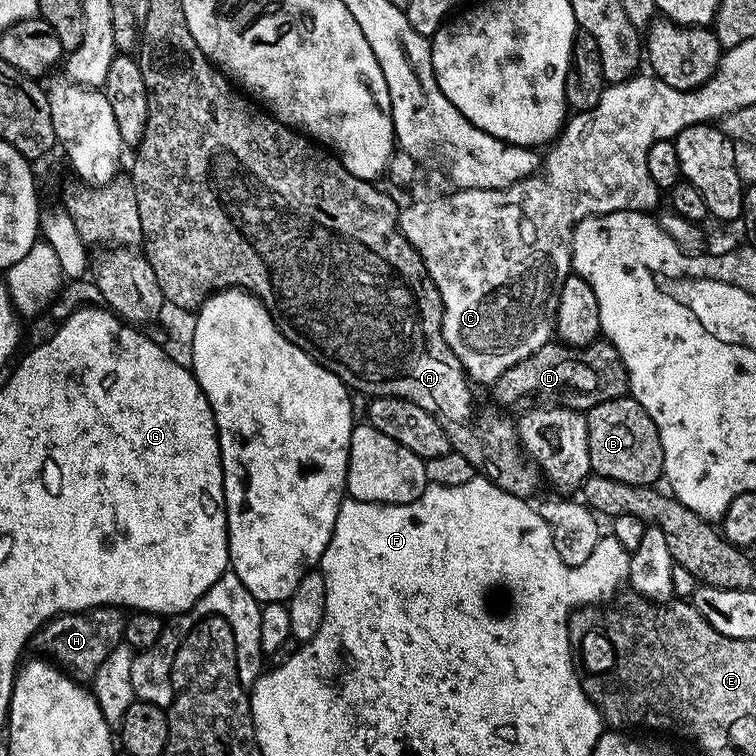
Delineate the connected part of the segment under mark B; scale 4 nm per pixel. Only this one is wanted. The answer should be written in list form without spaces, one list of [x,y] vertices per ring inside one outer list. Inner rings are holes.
[[[631,395],[614,398],[589,408],[588,445],[590,466],[598,476],[605,476],[614,482],[626,482],[630,486],[652,486],[664,475],[664,451],[658,434],[658,426],[642,410],[642,406]]]

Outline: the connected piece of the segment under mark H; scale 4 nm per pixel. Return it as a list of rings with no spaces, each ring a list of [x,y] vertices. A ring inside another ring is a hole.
[[[91,608],[88,612],[66,612],[62,616],[49,620],[43,629],[44,648],[61,672],[77,682],[91,682],[94,674],[98,674],[98,666],[102,666],[102,662],[106,662],[106,658],[110,658],[117,644],[121,643],[124,618],[125,613],[119,608]]]

